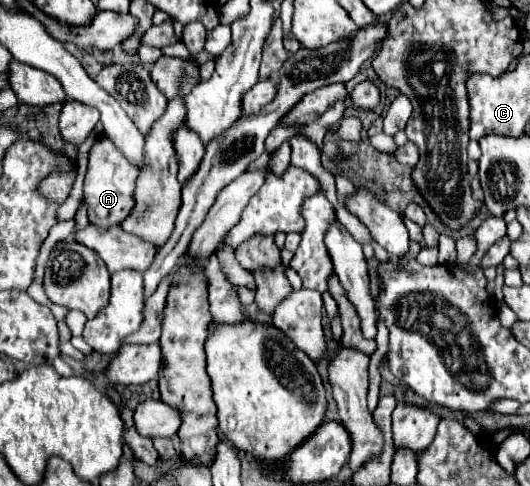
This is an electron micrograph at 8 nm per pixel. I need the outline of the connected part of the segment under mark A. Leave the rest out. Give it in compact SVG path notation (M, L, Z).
M100 136L96 144L90 150L88 170L84 178L84 202L88 206L88 220L96 228L110 228L120 226L132 212L136 200L134 200L134 188L136 188L138 170L124 160L124 156L116 150L112 142L106 140L106 136Z

